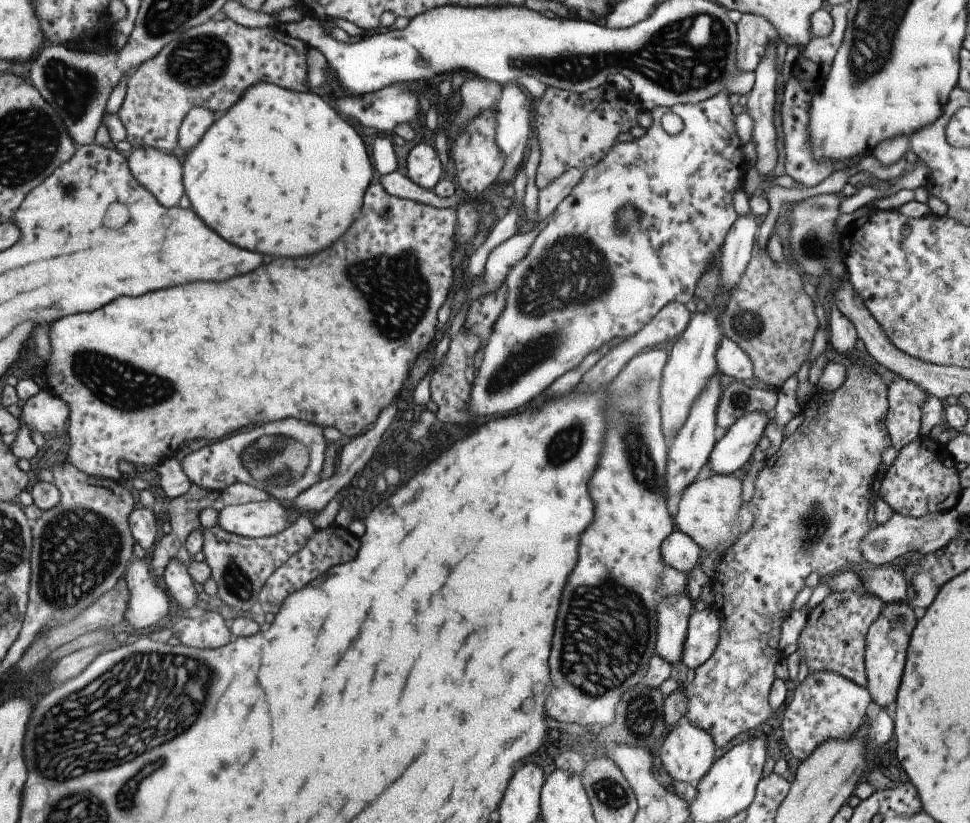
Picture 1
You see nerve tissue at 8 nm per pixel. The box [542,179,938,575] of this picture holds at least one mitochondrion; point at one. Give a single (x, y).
(631, 423)

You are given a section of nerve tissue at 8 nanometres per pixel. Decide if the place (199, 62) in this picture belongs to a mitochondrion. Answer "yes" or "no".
yes

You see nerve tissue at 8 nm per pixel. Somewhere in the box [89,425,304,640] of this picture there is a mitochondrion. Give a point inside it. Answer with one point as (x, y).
(237, 584)

